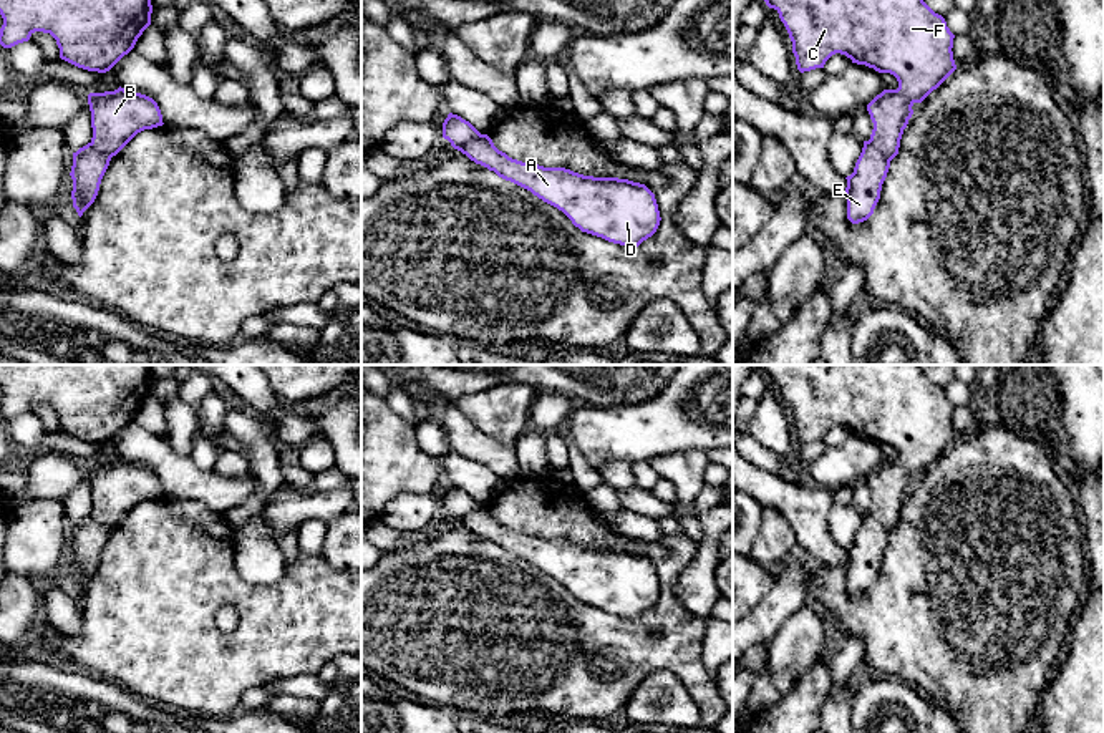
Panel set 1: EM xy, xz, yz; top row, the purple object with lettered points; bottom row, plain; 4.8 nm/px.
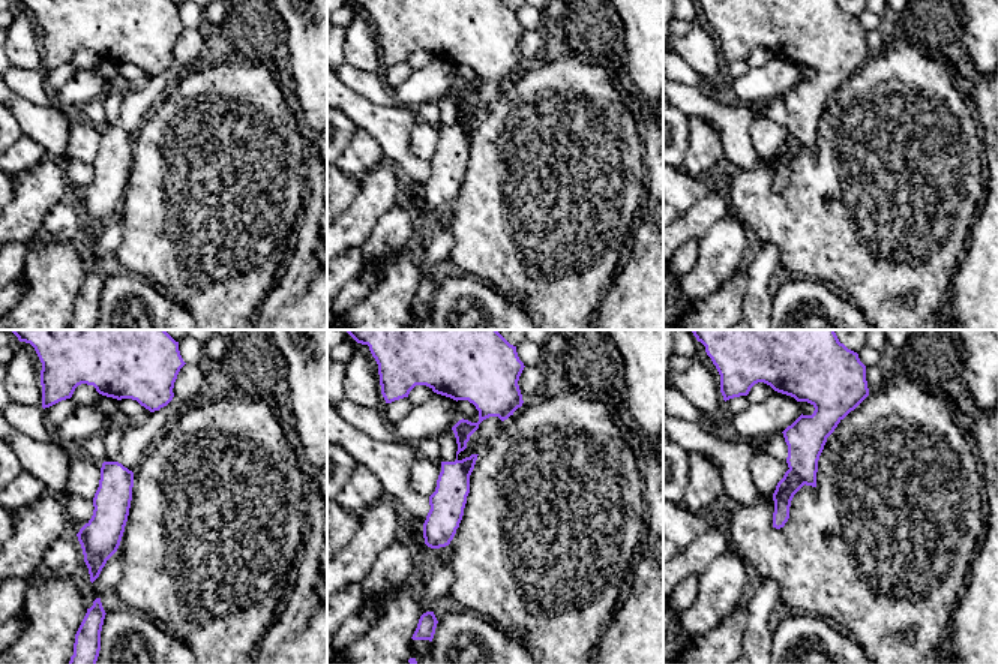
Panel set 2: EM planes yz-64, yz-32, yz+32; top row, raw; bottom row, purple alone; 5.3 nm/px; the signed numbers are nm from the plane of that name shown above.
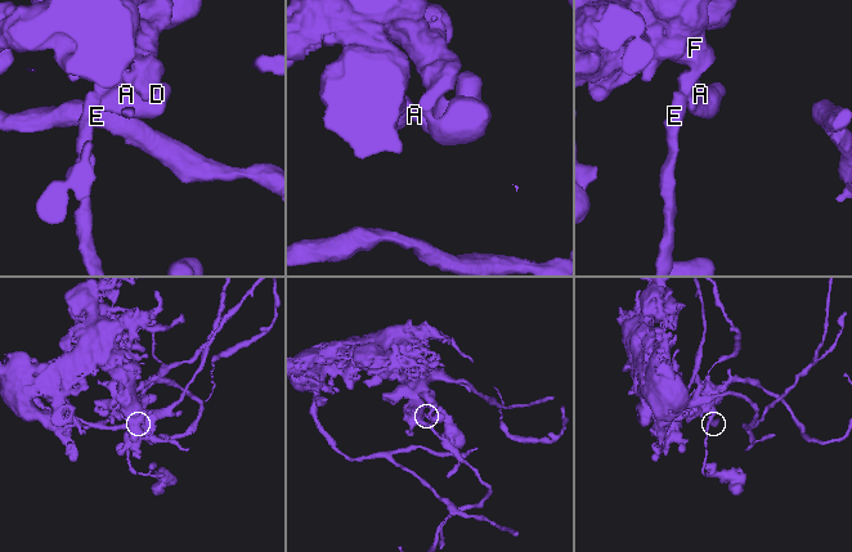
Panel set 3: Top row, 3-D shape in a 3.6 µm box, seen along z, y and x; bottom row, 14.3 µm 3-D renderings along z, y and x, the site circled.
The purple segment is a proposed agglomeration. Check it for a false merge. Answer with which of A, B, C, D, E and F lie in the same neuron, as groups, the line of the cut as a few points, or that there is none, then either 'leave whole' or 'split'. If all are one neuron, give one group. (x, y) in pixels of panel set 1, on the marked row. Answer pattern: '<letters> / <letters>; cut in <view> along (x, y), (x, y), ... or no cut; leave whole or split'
A B C D F / E; cut in yz along (869, 140), (890, 160); split

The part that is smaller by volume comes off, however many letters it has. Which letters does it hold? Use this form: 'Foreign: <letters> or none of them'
Foreign: E

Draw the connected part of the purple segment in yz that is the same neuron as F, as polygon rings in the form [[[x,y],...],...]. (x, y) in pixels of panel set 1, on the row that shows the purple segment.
[[[764,0],[779,13],[801,73],[824,68],[835,55],[845,55],[852,63],[865,65],[879,73],[897,78],[897,90],[884,90],[869,104],[874,123],[870,143],[890,161],[898,154],[900,139],[912,106],[922,103],[955,70],[953,38],[942,15],[935,13],[923,0]]]

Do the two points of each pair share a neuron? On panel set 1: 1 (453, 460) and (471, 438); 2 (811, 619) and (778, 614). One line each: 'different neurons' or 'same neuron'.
1: different neurons
2: different neurons

